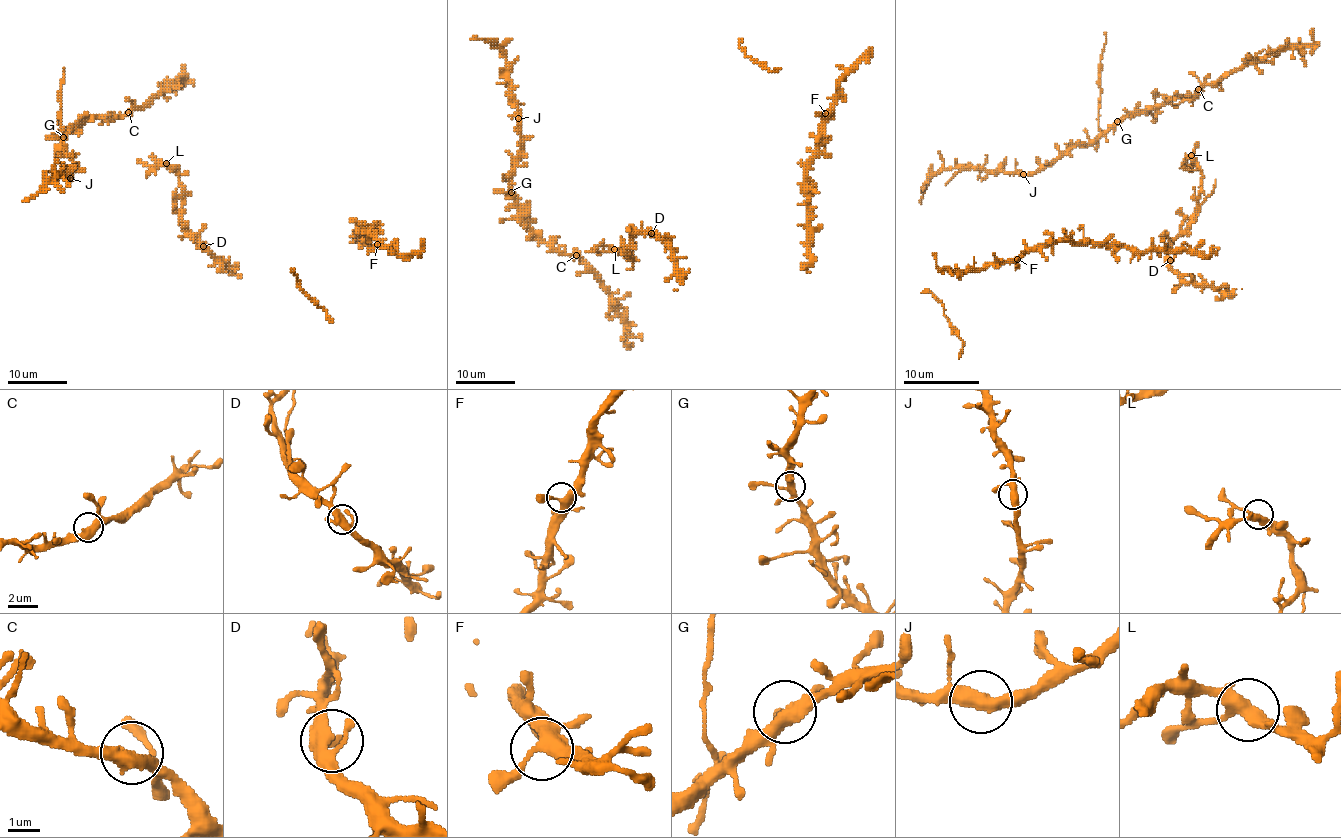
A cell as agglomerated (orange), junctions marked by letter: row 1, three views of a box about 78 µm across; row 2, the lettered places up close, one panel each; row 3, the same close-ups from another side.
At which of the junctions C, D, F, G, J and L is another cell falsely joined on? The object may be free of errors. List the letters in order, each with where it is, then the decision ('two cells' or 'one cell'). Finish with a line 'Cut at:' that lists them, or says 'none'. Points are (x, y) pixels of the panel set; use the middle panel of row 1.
C: at (576, 255); one cell
D: at (651, 233); one cell
F: at (825, 113); one cell
G: at (511, 192); one cell
J: at (518, 118); one cell
L: at (614, 249); one cell
Cut at: none

